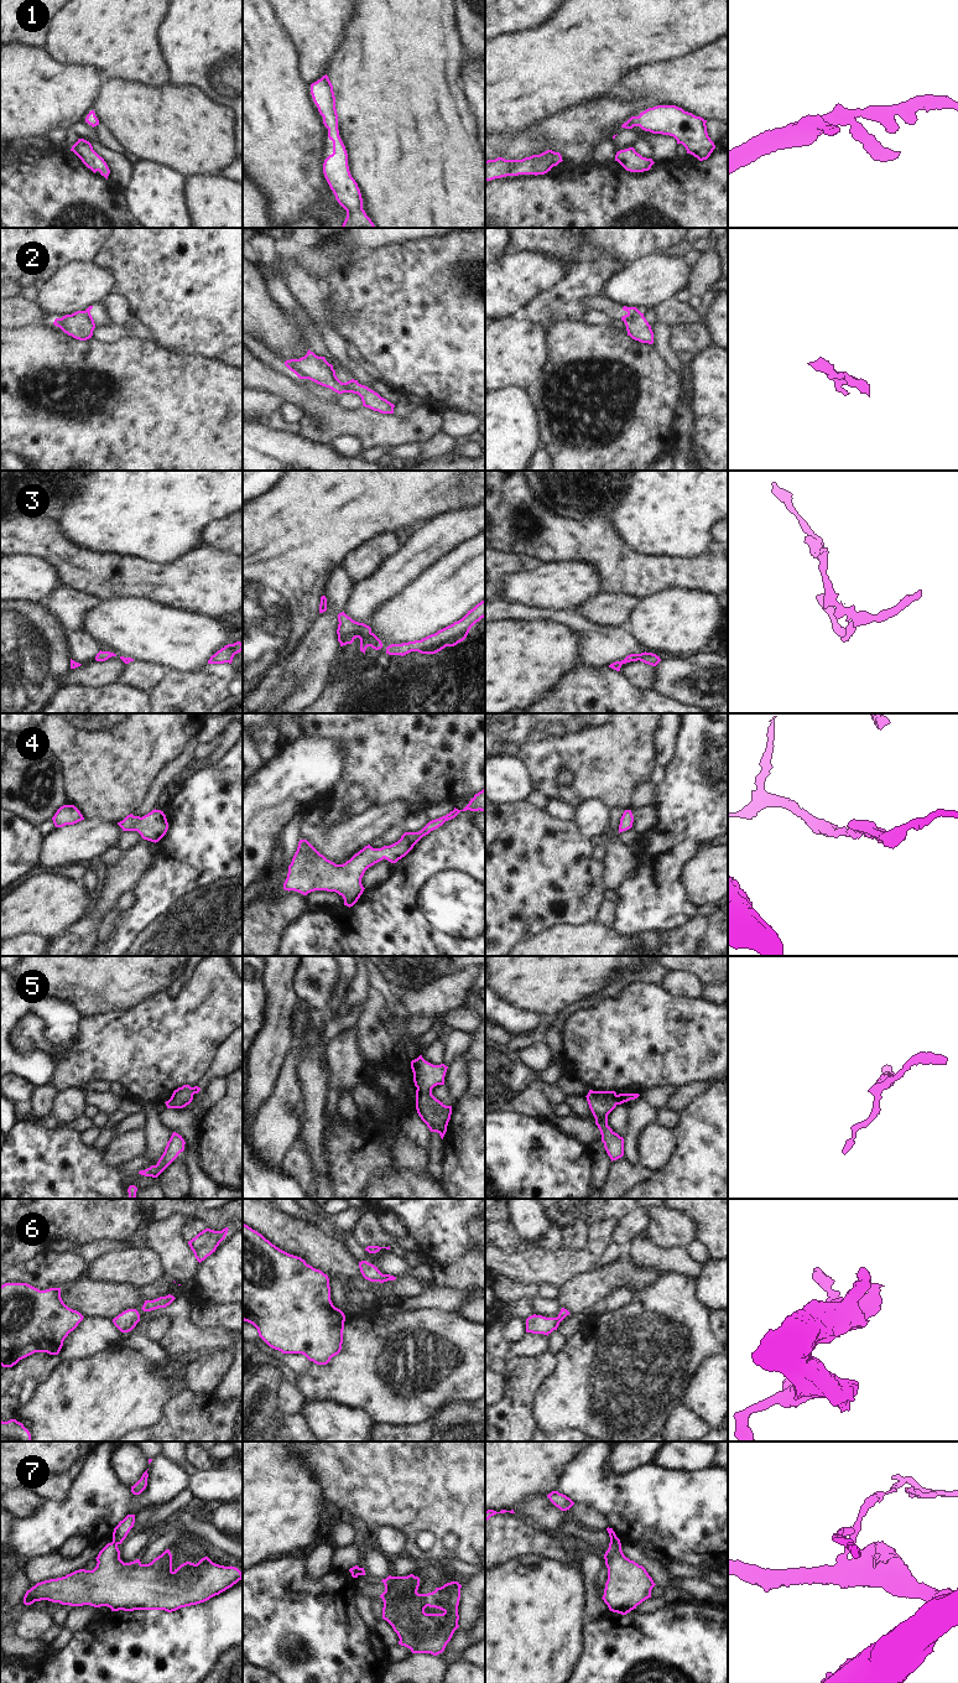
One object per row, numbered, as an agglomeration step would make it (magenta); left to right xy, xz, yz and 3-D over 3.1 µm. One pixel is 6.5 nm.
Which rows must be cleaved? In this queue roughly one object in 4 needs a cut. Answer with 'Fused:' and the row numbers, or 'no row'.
Fused: 2, 7

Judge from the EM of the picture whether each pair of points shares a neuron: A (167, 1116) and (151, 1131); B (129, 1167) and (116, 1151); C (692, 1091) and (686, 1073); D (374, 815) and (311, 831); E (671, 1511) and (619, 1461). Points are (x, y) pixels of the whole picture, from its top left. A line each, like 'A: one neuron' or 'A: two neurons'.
A: two neurons
B: two neurons
C: two neurons
D: one neuron
E: two neurons

